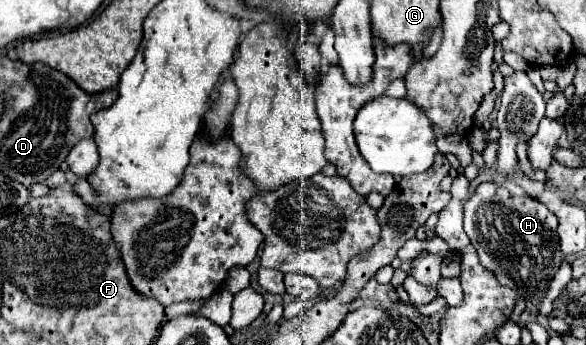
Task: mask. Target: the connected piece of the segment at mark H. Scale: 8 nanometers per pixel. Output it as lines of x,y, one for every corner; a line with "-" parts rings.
510,179
480,183
464,203
464,231
478,251
480,263
494,271
504,287
516,289
522,299
542,299
564,261
556,229
558,217

